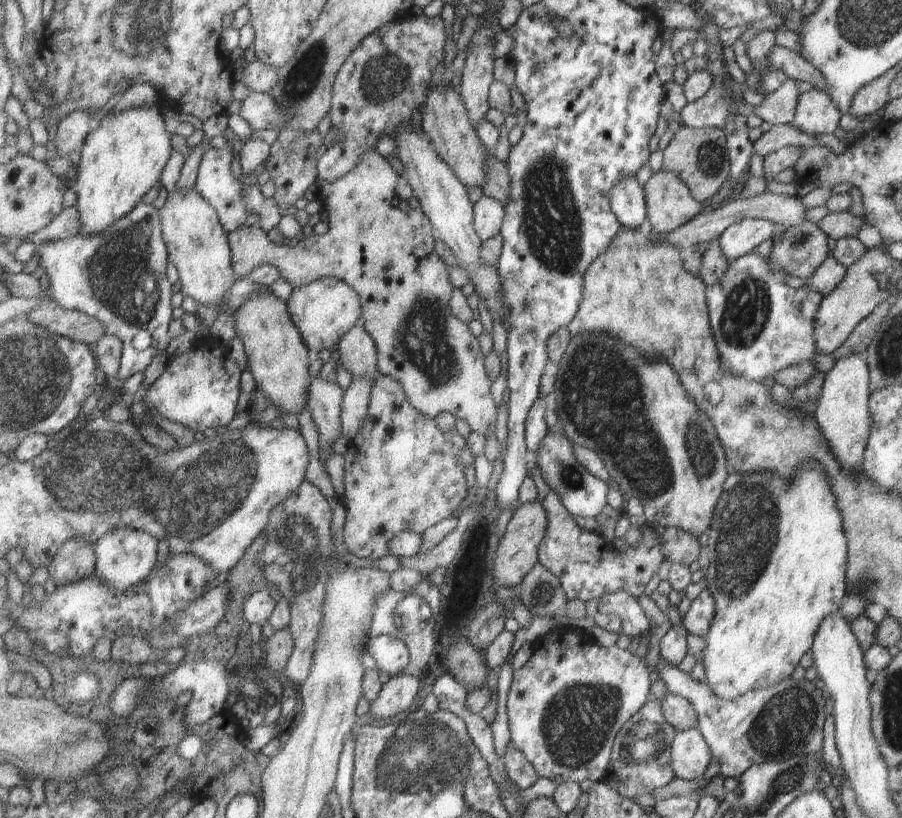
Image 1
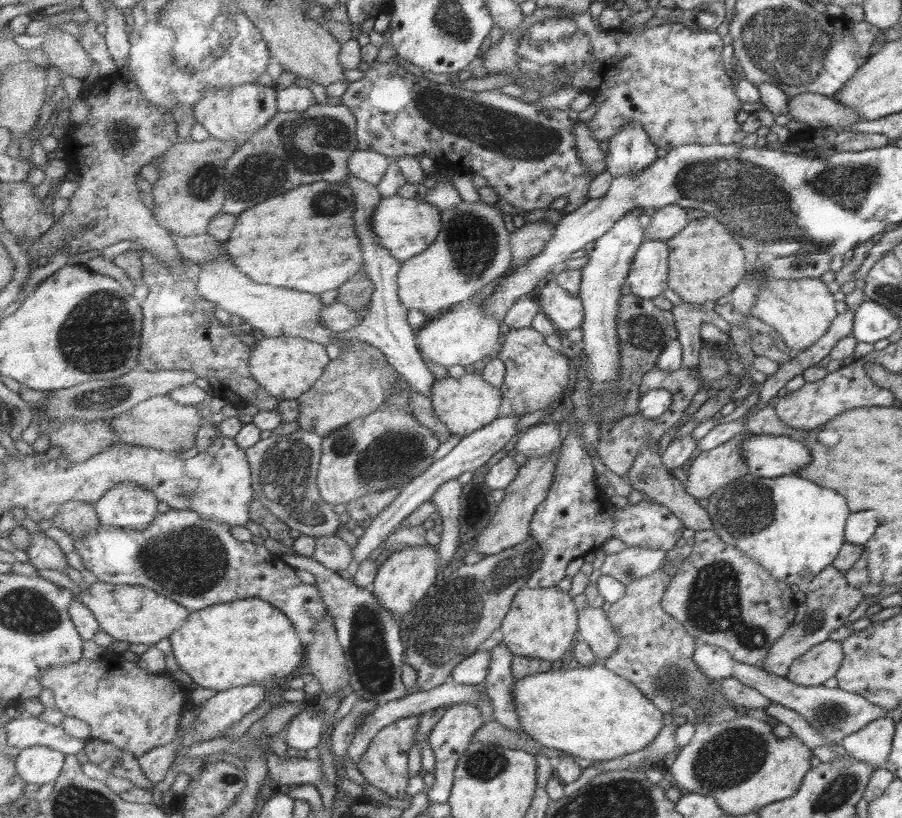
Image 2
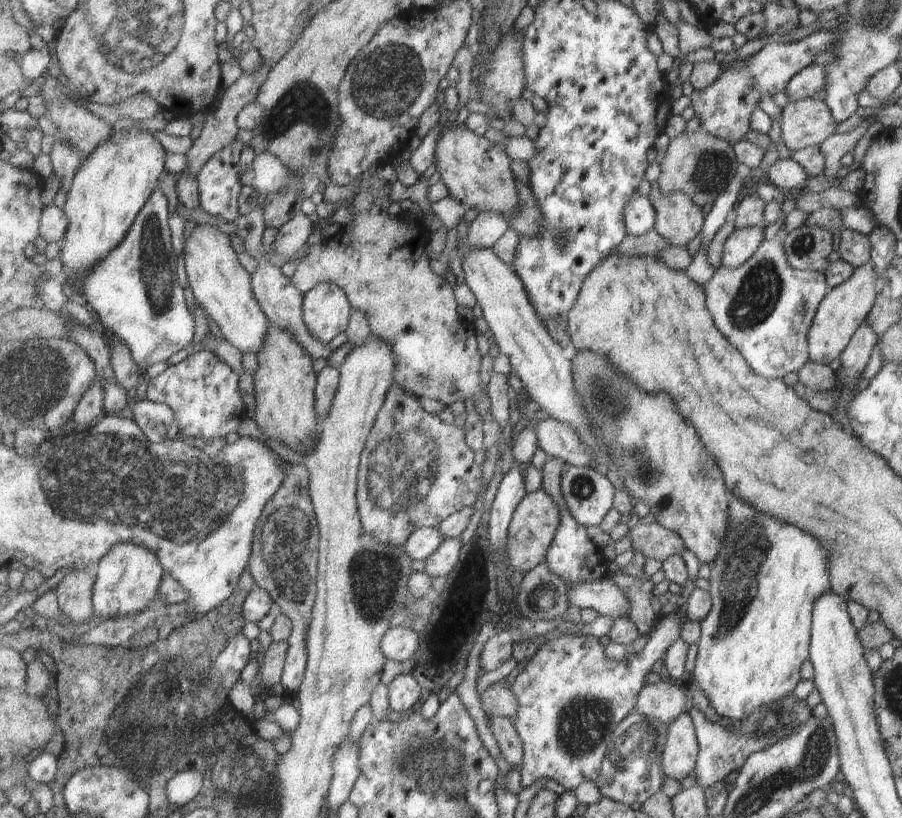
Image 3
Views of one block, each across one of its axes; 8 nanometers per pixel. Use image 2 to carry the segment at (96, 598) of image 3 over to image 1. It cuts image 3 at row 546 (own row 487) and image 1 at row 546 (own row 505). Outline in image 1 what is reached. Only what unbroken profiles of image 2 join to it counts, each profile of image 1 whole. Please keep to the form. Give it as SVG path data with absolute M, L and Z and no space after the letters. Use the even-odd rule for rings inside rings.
M115 529L113 532L105 534L103 538L99 538L94 545L97 554L94 574L103 578L103 582L107 582L107 586L111 586L111 590L115 590L115 594L129 592L131 588L149 580L151 572L157 566L157 544L159 544L157 538L145 530Z

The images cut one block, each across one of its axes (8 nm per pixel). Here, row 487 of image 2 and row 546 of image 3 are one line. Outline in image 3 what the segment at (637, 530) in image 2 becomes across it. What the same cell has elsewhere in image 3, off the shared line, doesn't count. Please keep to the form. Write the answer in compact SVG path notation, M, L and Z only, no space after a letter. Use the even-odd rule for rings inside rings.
M557 457L549 458L549 462L543 468L543 484L542 489L557 502L559 512L561 513L561 524L557 530L555 540L551 544L549 552L544 560L547 566L559 575L559 578L566 582L567 588L573 588L575 584L583 584L583 582L597 582L603 581L607 576L608 563L607 558L604 557L602 549L591 541L589 534L587 534L586 526L580 523L578 519L571 514L565 496L563 496L563 489L561 482L563 482L563 470L567 468L568 463Z

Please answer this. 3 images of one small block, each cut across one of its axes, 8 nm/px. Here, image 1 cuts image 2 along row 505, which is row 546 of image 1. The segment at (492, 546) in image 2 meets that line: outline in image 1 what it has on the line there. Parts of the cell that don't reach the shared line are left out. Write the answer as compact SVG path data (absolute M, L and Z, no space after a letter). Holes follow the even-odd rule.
M542 502L520 503L518 508L512 514L507 525L503 539L497 550L497 556L493 566L493 580L497 586L507 586L511 589L517 589L523 582L523 579L539 563L539 546L547 534L547 524L550 519L547 518L547 511L543 508Z

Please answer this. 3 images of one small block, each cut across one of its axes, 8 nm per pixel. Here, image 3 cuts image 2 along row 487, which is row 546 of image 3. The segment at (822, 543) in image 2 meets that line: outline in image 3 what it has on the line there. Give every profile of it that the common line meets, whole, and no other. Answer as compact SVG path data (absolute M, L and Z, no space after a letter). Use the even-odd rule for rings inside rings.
M731 498L729 506L727 506L727 532L723 538L723 545L719 548L717 558L709 564L709 577L707 590L710 595L712 607L705 618L700 622L700 638L697 640L697 654L695 654L694 670L691 674L692 681L699 686L699 690L703 692L708 700L708 705L715 712L730 720L745 720L749 714L753 714L757 708L761 706L771 705L771 702L781 700L783 696L791 694L795 684L799 680L799 670L801 664L808 660L808 646L810 637L811 624L811 608L815 598L819 598L823 592L830 591L829 574L827 574L827 564L825 564L825 554L819 548L817 542L811 540L811 536L795 530L795 526L783 526L771 518L767 518L765 514L757 514L755 510L751 510L745 502L741 502L739 498Z

